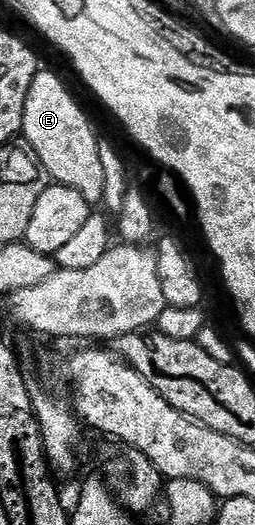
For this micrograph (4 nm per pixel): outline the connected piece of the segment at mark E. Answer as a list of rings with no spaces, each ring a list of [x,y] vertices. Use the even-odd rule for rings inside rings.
[[[47,68],[40,69],[29,88],[21,134],[22,137],[27,137],[26,145],[38,158],[39,165],[58,185],[81,192],[81,196],[85,196],[89,203],[102,203],[105,170],[98,150],[100,139],[95,136],[95,130],[91,127],[86,112],[79,107],[78,100],[67,91],[66,84]]]

